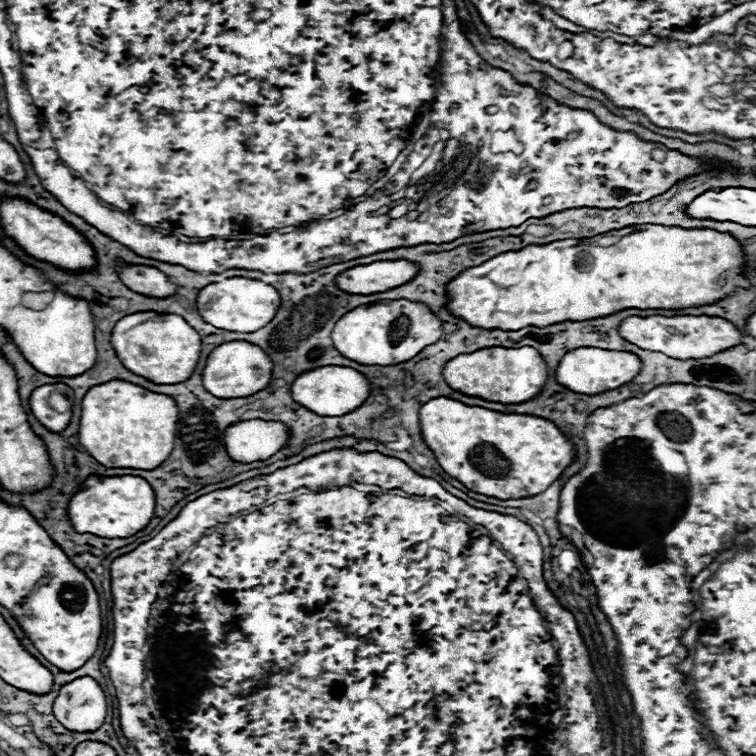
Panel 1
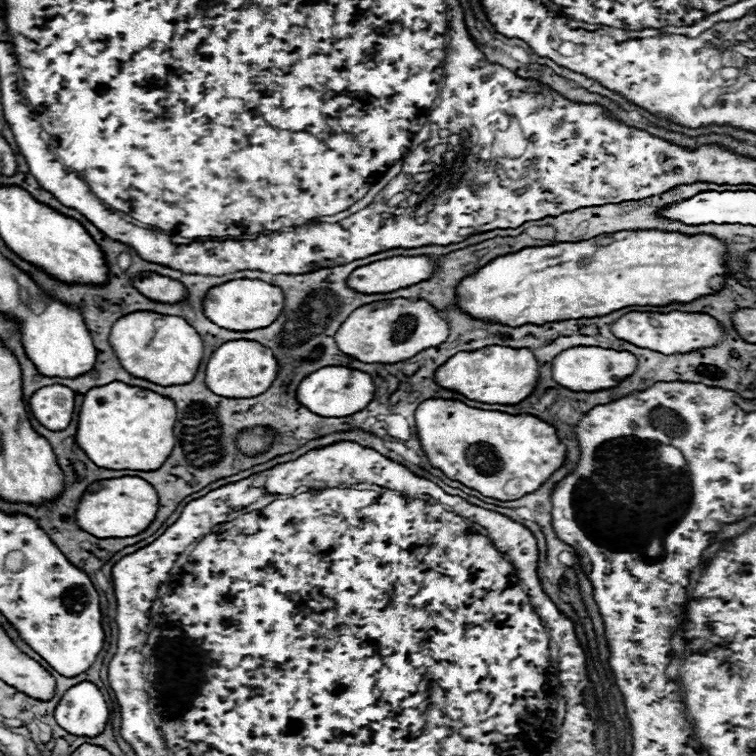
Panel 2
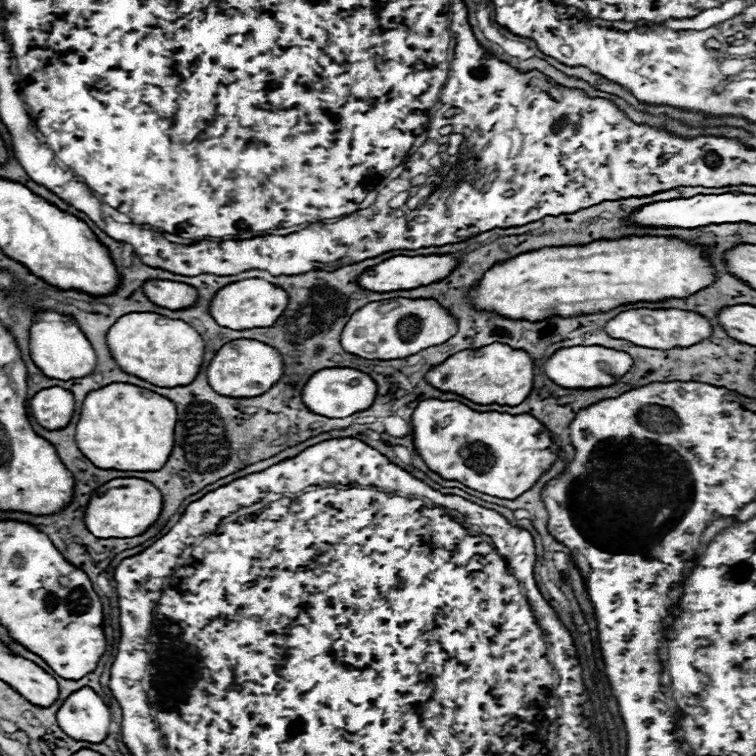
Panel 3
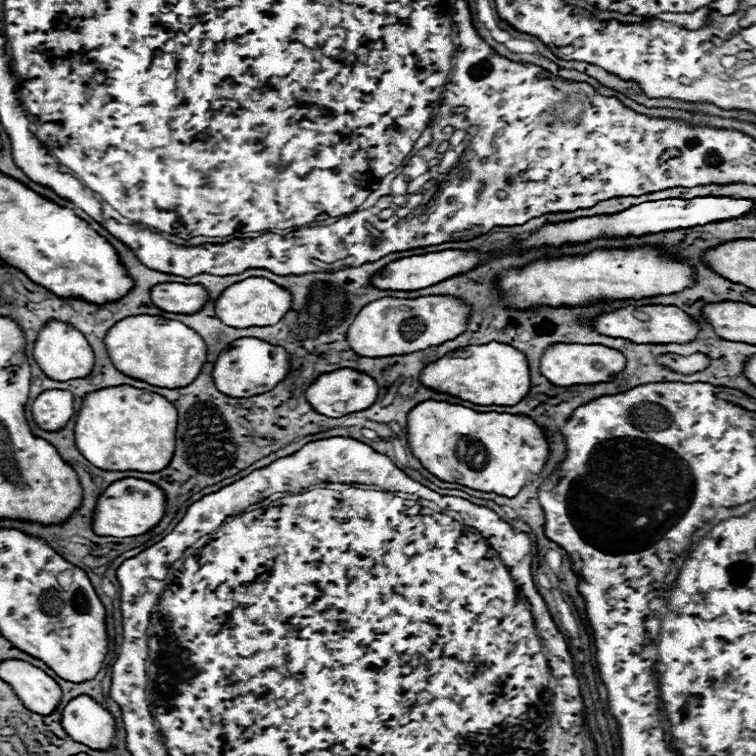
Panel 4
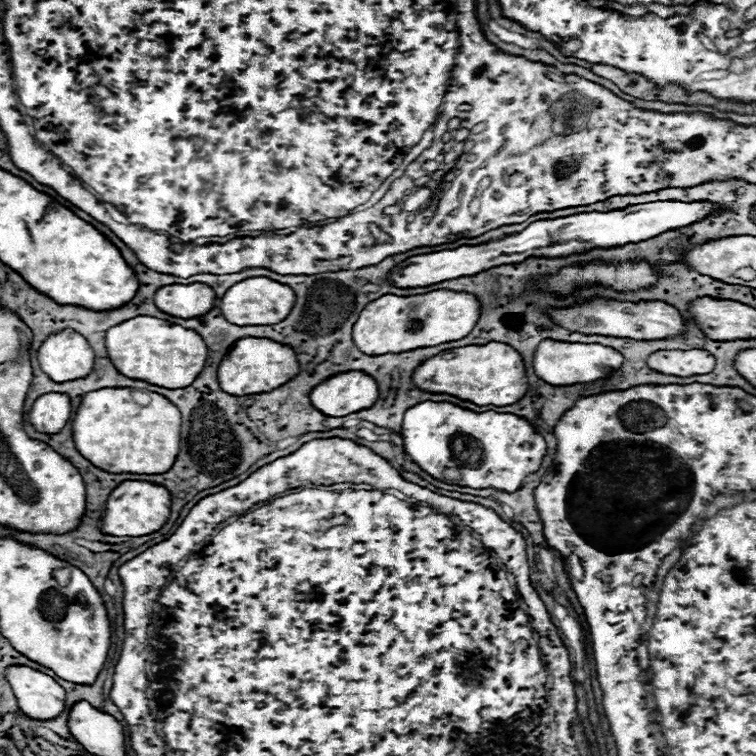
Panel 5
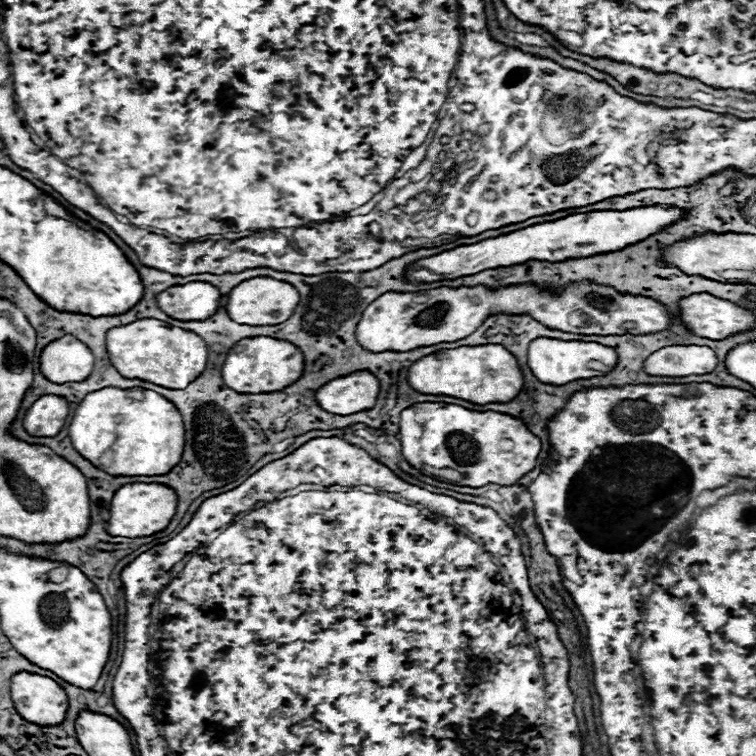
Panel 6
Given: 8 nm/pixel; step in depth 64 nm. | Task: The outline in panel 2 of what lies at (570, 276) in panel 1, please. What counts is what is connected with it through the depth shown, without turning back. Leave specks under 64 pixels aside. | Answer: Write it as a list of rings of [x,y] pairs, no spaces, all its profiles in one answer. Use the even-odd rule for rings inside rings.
[[[622,230],[616,234],[602,234],[584,242],[558,242],[550,246],[524,248],[516,254],[506,254],[506,256],[500,256],[498,260],[492,260],[490,264],[486,264],[486,268],[480,268],[474,276],[468,276],[466,280],[462,280],[462,284],[458,286],[458,306],[466,314],[478,316],[480,320],[498,320],[500,324],[546,324],[550,320],[572,320],[572,318],[578,320],[578,318],[590,318],[590,316],[604,316],[624,306],[668,306],[672,302],[690,302],[690,300],[696,300],[698,296],[706,296],[714,292],[710,286],[712,278],[726,274],[726,266],[722,260],[724,252],[726,252],[726,246],[714,240],[712,236],[682,236],[680,232],[658,232],[658,230],[636,230],[636,232]]]

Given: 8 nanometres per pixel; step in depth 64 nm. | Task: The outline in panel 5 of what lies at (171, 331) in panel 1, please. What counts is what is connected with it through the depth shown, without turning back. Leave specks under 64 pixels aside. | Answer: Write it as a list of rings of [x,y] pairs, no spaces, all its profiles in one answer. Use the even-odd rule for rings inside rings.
[[[136,316],[118,326],[112,326],[106,332],[106,350],[112,364],[124,376],[134,380],[146,380],[162,388],[186,388],[202,372],[208,356],[208,348],[194,330],[158,320],[152,316]]]

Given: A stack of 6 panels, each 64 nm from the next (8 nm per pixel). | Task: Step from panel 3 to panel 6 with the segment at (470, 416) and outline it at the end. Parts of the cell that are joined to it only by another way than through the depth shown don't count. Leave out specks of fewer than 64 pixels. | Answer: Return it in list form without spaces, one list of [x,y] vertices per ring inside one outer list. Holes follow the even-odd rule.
[[[420,402],[400,414],[398,436],[402,456],[426,476],[458,486],[480,488],[486,484],[510,486],[536,466],[540,440],[514,416],[476,412],[456,404]]]

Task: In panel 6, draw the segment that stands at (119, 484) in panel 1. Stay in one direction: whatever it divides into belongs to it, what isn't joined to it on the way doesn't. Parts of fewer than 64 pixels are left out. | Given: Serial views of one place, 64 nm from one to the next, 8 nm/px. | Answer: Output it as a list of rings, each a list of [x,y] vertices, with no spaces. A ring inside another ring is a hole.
[[[124,484],[110,504],[110,520],[108,520],[108,532],[112,536],[124,536],[124,538],[142,538],[152,536],[156,532],[162,532],[172,516],[176,514],[178,506],[178,494],[166,486],[166,484]]]

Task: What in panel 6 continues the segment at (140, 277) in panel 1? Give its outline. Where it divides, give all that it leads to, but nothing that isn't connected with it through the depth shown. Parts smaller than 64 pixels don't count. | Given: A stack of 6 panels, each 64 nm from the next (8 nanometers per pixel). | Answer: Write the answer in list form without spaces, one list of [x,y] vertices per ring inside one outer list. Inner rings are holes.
[[[188,282],[184,286],[170,286],[156,296],[158,308],[170,318],[188,322],[188,320],[206,320],[216,314],[220,308],[222,294],[216,286],[208,282]]]

